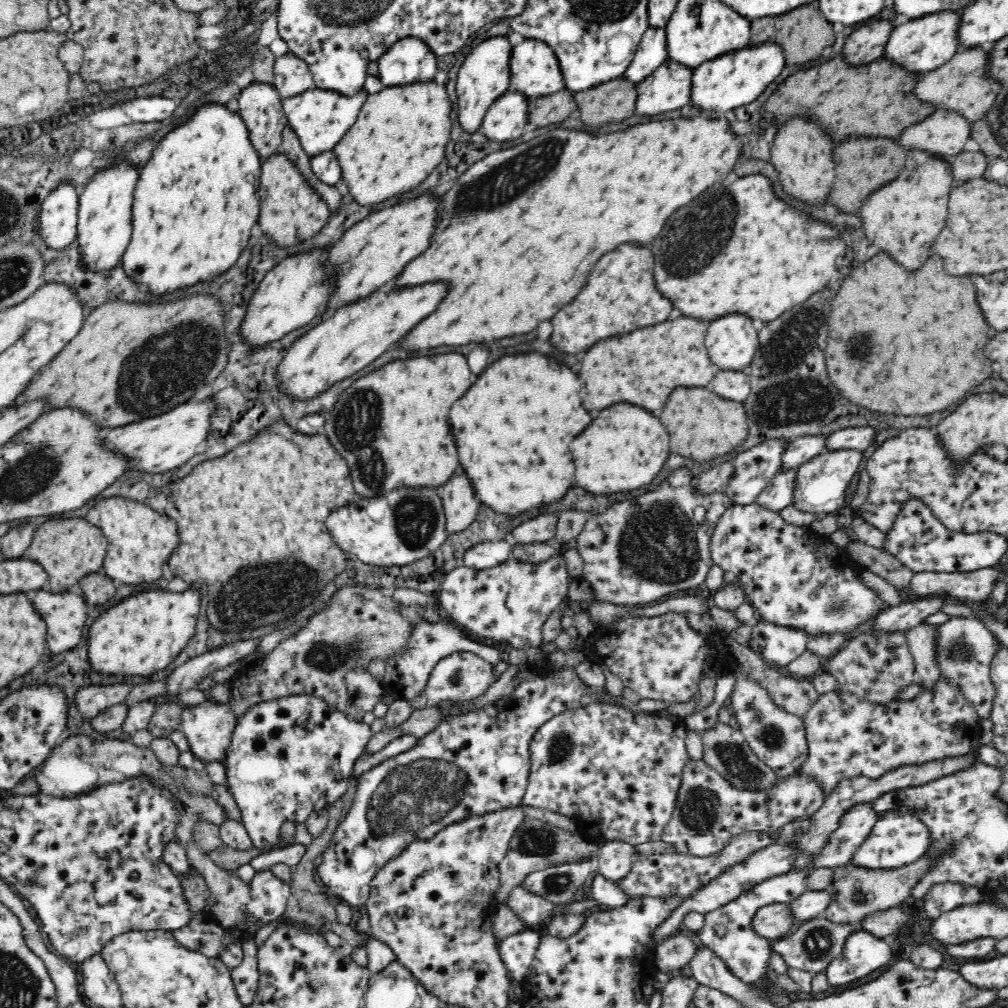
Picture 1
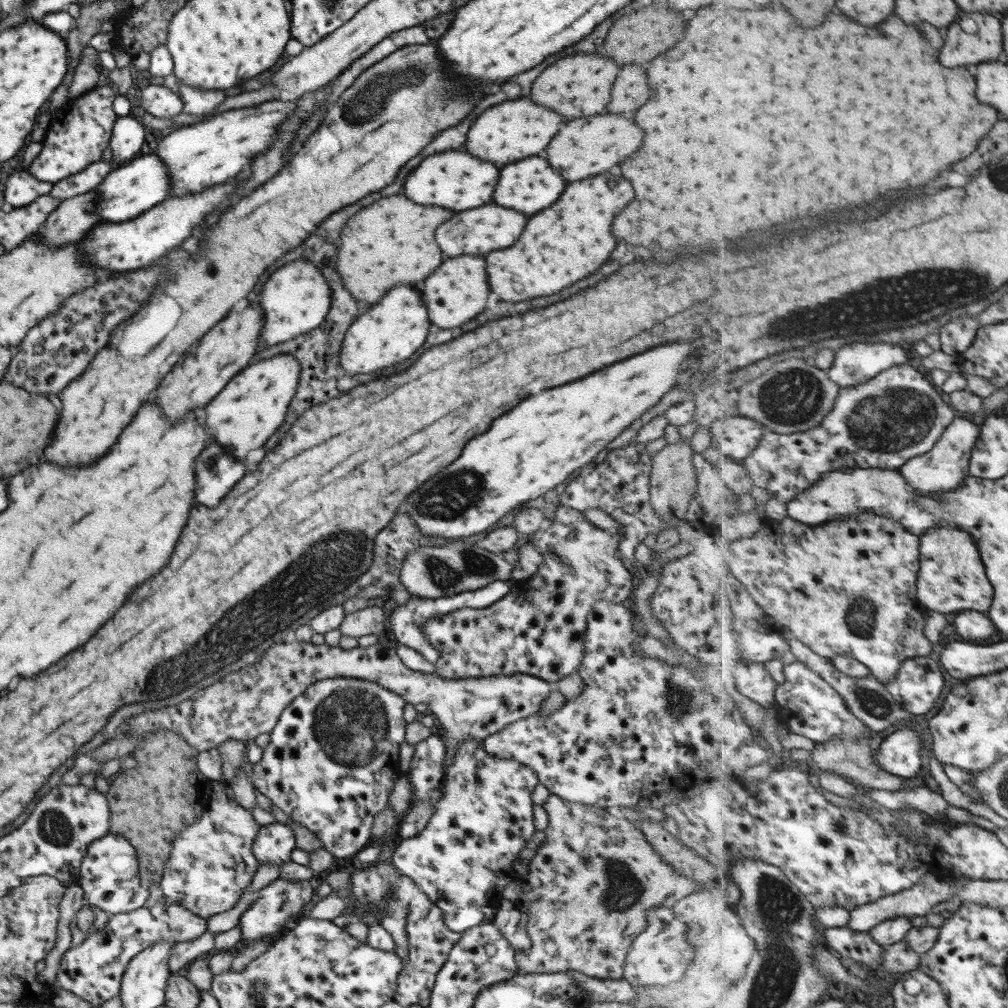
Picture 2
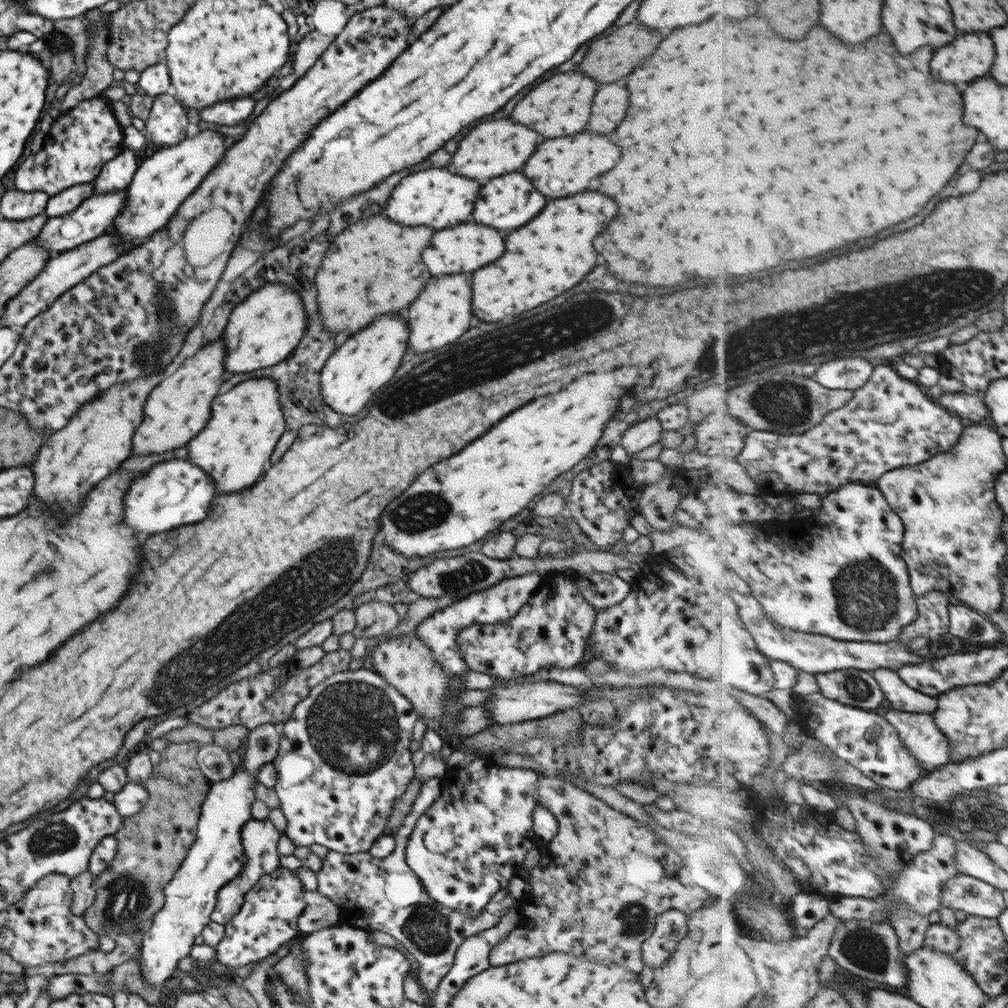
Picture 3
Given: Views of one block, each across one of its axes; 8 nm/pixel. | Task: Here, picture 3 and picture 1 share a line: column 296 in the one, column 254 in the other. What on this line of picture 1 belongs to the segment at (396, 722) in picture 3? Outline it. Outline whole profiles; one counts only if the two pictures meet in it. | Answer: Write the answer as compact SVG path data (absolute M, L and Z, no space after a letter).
M292 694L270 698L252 704L236 718L234 730L220 763L226 767L224 786L240 809L243 824L252 846L274 846L280 838L280 828L286 821L305 824L312 812L326 809L355 782L353 764L362 755L372 736L367 723L347 716L345 711L330 706L325 700L308 694Z

